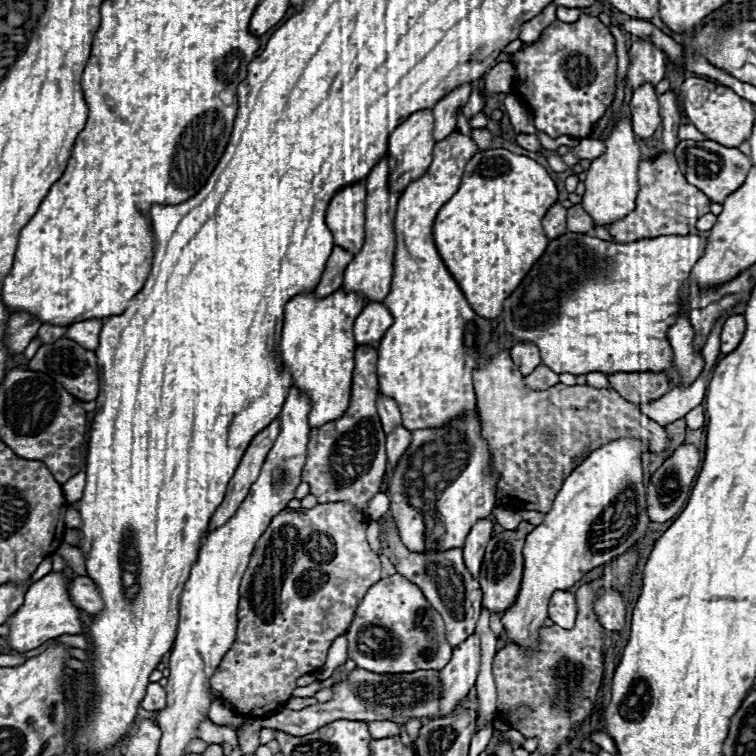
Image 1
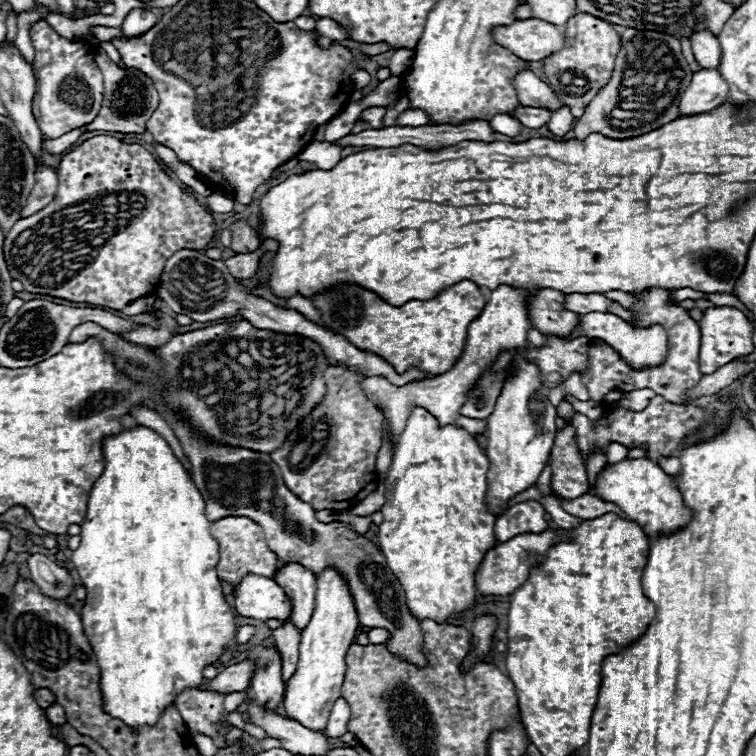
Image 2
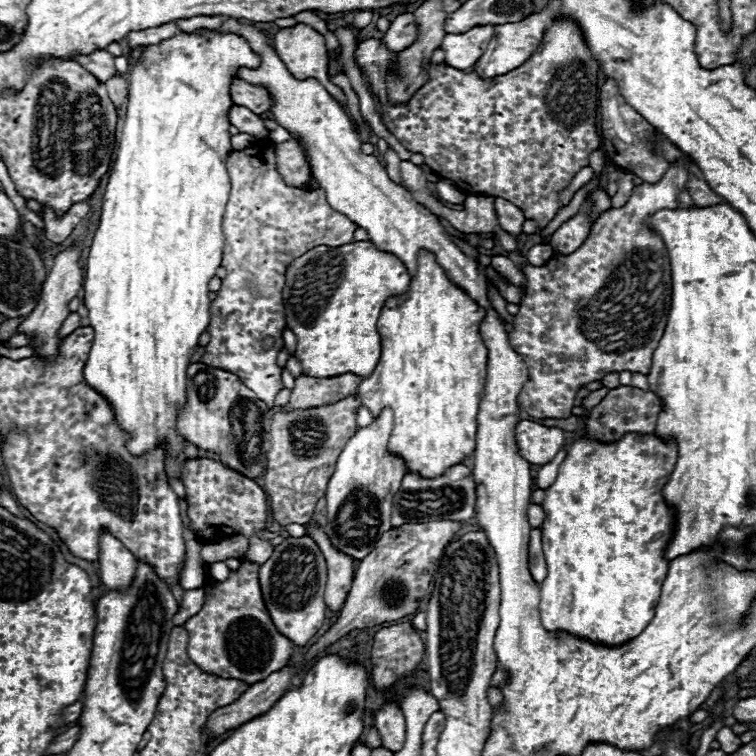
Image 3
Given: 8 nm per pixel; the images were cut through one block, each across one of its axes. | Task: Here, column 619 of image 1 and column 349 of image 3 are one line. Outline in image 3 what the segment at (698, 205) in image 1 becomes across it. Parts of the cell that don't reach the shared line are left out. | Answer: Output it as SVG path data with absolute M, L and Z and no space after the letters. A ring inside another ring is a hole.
M258 142L244 150L234 150L228 158L228 176L230 176L230 198L226 204L222 230L224 230L224 262L222 266L228 270L228 276L222 280L220 292L216 292L216 300L210 304L210 342L204 348L202 362L214 368L228 370L236 374L242 384L258 394L268 406L274 406L276 394L282 390L280 366L276 362L278 350L282 348L282 330L286 326L284 320L284 304L282 304L282 288L286 282L286 268L304 252L314 246L342 246L350 244L356 224L348 220L344 214L330 208L324 192L306 192L304 188L286 186L274 166L274 148L268 142ZM272 336L280 346L274 344L268 352L262 350L262 340Z

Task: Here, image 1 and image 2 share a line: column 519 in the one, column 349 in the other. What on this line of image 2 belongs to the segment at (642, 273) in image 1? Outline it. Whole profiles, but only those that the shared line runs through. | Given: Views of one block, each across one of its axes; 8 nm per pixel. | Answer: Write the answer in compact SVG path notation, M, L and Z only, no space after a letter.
M470 280L450 286L432 300L410 300L404 306L390 306L374 292L358 286L340 286L314 296L312 302L326 326L348 338L356 348L384 358L398 374L414 366L432 376L448 372L458 362L466 346L468 324L480 316L486 304L480 288Z

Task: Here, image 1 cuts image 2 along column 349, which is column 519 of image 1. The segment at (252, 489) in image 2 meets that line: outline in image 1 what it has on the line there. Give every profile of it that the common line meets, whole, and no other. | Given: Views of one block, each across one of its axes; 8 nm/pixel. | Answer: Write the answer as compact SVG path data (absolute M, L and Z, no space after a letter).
M520 522L516 530L504 530L490 538L486 546L482 570L480 570L480 580L478 580L484 592L482 606L488 608L490 612L502 614L506 608L514 604L522 580L522 546L524 546L524 538L528 536L528 532L532 532L532 528L534 526L530 522Z

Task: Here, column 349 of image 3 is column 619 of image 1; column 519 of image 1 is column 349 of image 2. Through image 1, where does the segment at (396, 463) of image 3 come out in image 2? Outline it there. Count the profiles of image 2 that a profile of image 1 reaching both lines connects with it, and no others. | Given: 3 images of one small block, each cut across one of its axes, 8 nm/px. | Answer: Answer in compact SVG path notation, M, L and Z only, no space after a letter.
M330 568L324 570L316 580L316 584L318 584L318 592L316 592L314 616L310 618L308 626L302 630L298 666L292 678L286 682L282 704L286 718L296 720L310 730L322 732L328 724L334 702L340 698L340 690L346 674L346 650L354 642L360 622L350 590L336 570Z

